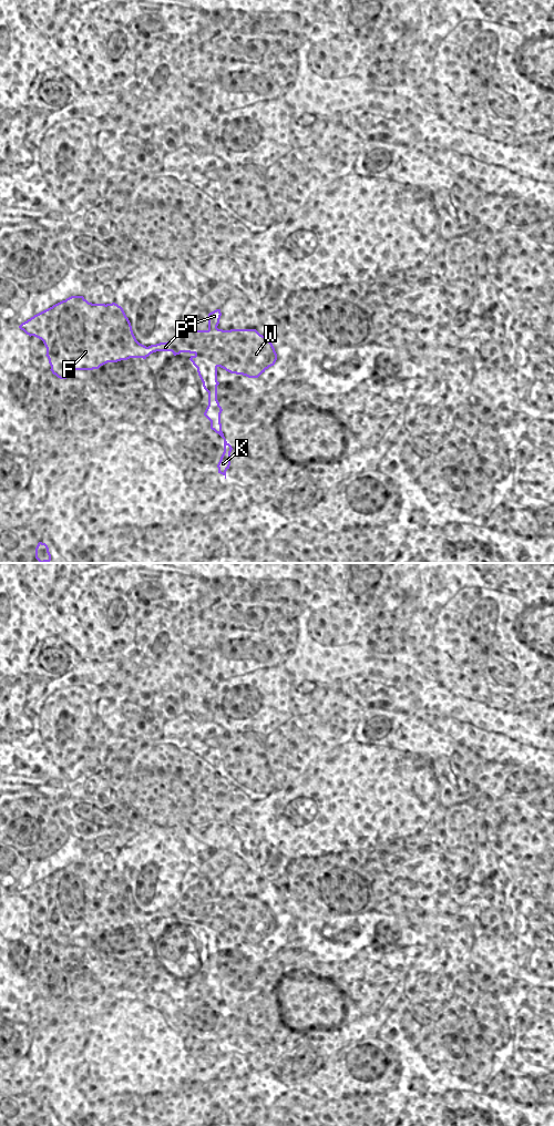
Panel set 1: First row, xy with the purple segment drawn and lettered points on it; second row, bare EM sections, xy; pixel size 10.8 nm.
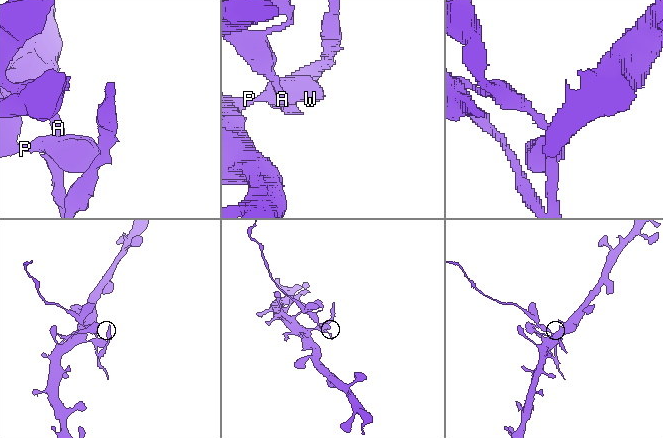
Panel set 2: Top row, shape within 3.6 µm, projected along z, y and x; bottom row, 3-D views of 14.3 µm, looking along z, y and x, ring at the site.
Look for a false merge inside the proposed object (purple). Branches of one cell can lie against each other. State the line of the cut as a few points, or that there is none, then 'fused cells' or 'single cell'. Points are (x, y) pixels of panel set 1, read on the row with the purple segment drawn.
cut xy (195, 354), (211, 359), (218, 366); fused cells

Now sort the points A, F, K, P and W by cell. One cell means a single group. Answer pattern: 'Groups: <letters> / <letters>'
Groups: A K / F P W.

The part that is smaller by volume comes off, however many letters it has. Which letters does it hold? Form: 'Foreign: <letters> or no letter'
Foreign: A, K

